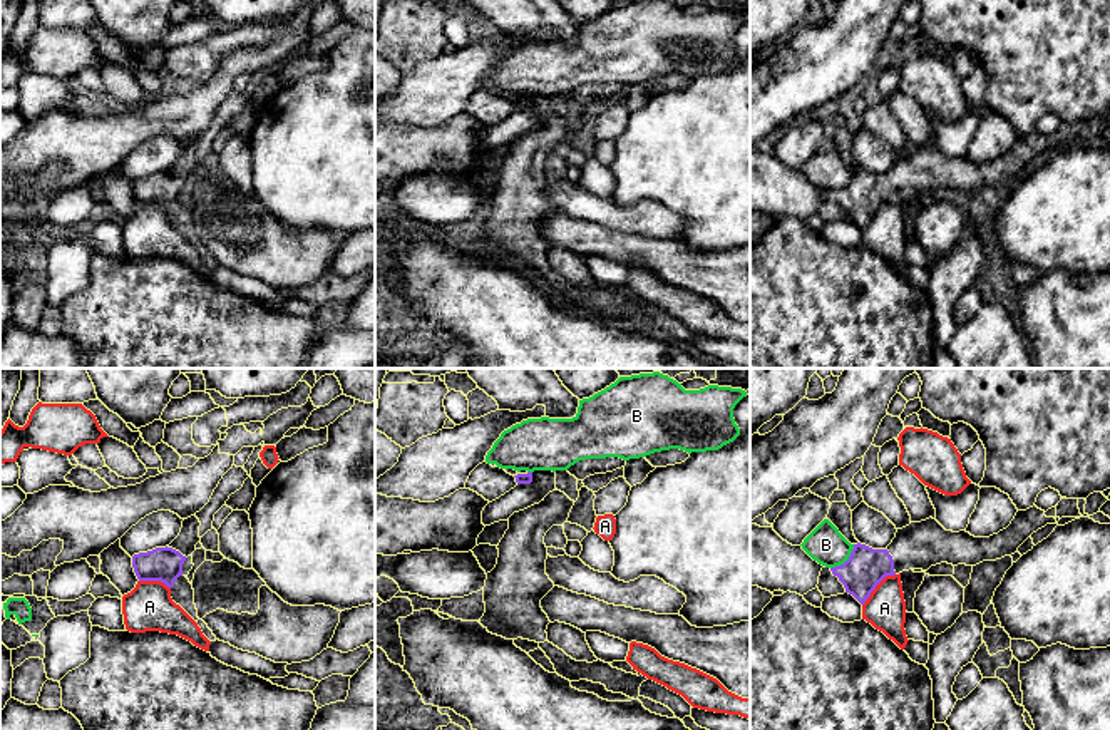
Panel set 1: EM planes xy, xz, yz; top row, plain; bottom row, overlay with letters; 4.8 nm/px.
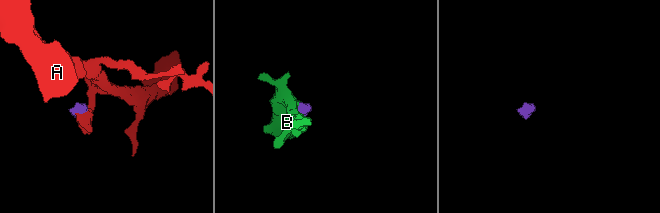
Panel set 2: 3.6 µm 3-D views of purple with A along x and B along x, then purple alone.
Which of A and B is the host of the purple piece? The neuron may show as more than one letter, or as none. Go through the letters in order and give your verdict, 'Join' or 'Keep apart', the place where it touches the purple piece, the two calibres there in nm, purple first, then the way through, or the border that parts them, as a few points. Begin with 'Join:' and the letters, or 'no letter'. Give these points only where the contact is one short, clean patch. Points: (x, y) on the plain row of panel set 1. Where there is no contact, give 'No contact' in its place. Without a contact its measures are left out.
Join: no letter
A: Keep apart. Touches purple at yz (876, 210). Thickness 190 nm (purple) against 190 nm. Boundary: yz (894, 198), (888, 200), (863, 230)
B: Keep apart. Touches purple at yz (847, 185). Thickness 190 nm (purple) against 180 nm. Boundary: yz (854, 169), (849, 181), (831, 193)

